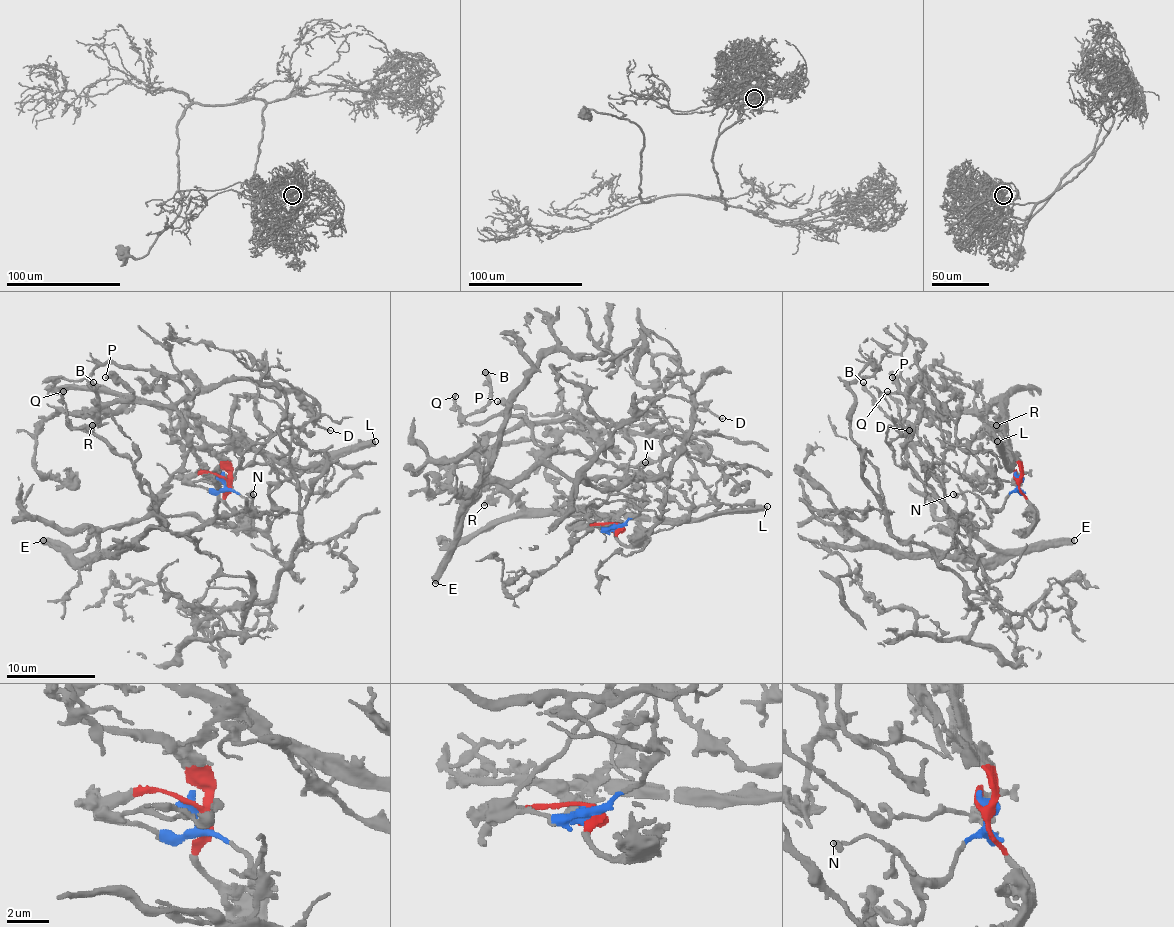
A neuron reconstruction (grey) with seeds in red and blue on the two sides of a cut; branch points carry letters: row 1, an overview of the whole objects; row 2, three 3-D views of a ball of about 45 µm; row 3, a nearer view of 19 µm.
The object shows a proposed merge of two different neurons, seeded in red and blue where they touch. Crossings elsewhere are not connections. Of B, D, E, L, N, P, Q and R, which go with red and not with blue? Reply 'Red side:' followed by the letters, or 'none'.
Red side: L, P, R

